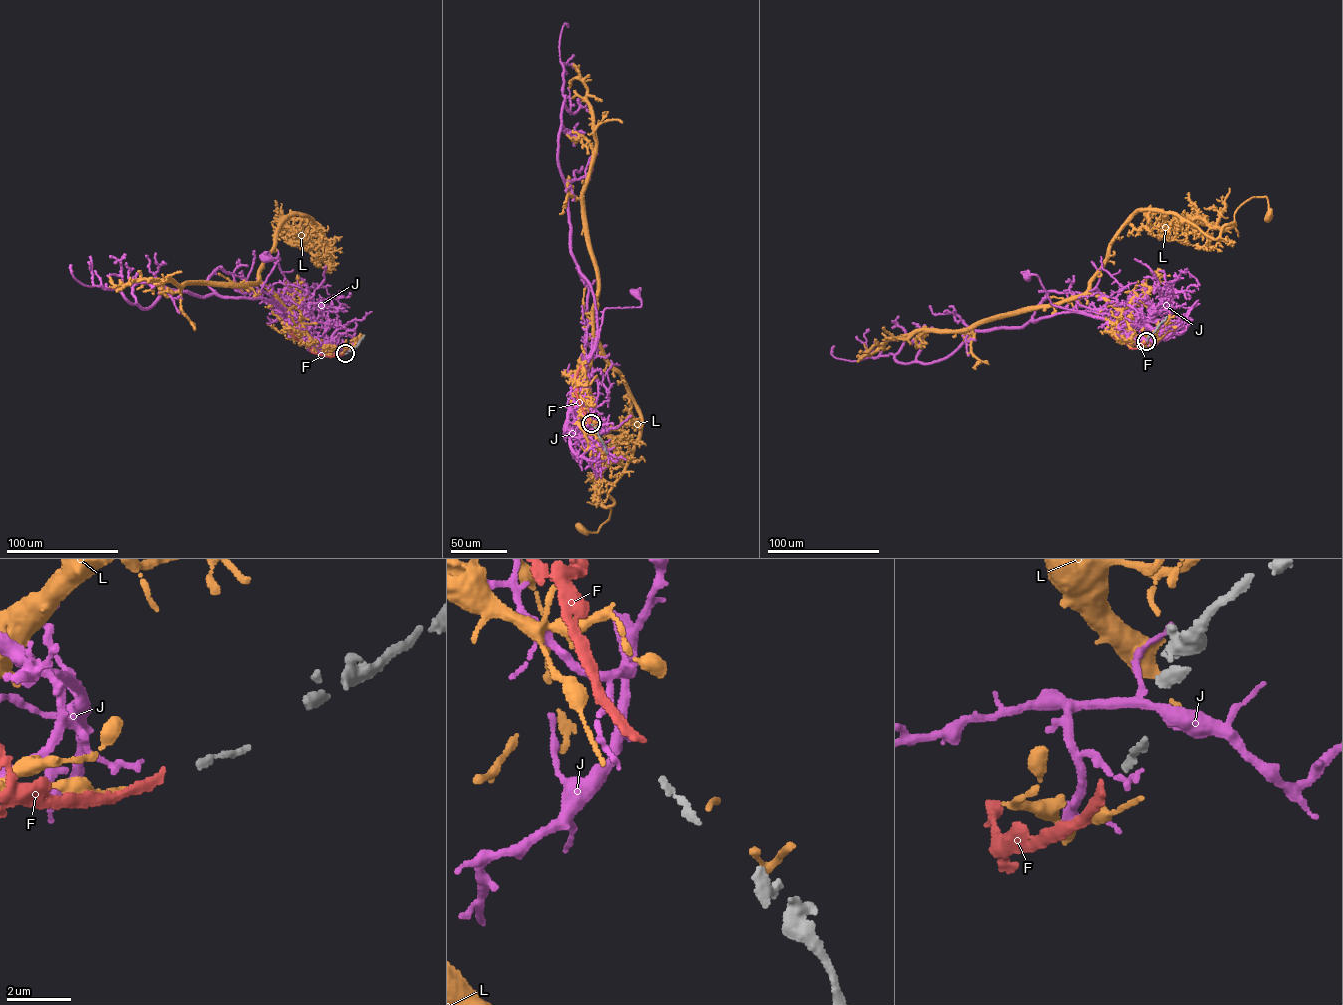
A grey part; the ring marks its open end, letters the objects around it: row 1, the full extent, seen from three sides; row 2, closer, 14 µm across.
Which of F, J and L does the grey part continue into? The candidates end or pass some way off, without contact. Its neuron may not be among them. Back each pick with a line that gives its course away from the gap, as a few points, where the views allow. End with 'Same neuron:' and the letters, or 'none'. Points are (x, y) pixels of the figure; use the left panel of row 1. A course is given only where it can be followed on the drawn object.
F: via (344, 354), (329, 356), (313, 353), (296, 339), (290, 329)
Same neuron: F

